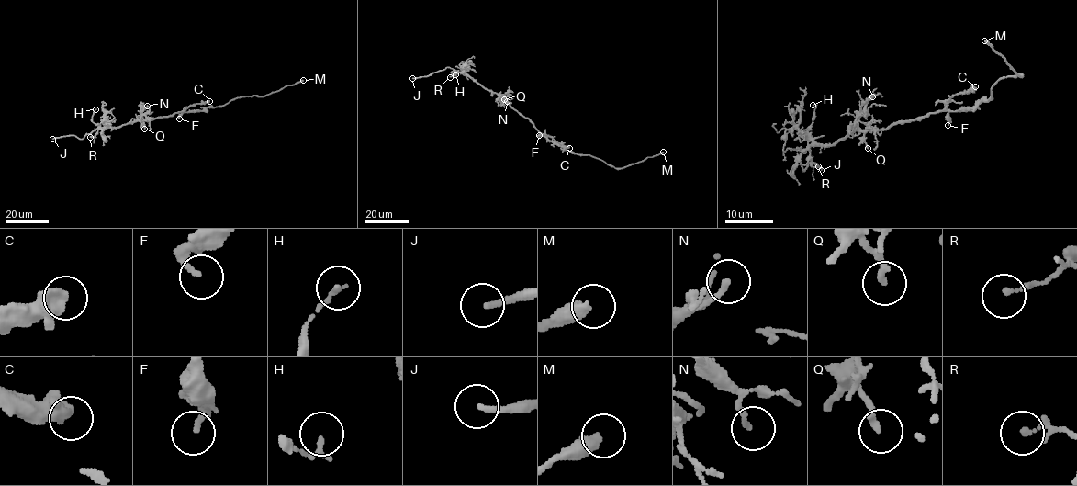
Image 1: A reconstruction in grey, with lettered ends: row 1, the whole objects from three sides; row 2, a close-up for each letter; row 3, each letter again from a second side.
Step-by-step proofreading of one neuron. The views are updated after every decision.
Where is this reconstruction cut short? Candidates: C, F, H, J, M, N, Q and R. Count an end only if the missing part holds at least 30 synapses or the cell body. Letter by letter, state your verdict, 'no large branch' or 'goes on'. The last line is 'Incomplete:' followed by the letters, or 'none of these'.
C: no large branch
F: no large branch
H: no large branch
J: goes on
M: goes on
N: no large branch
Q: no large branch
R: no large branch
Incomplete: J, M

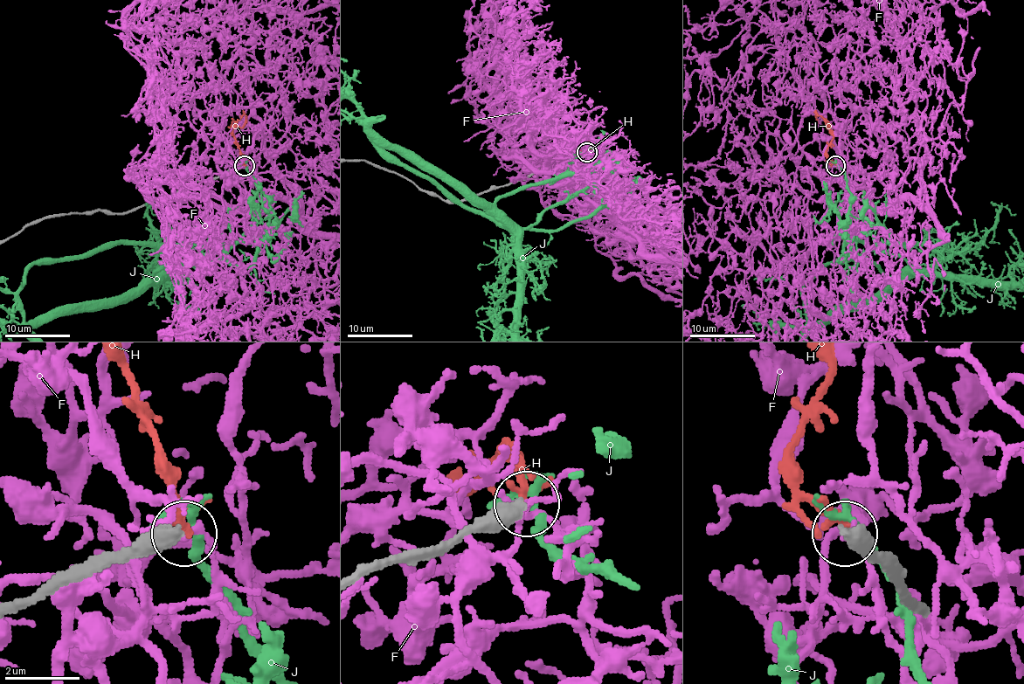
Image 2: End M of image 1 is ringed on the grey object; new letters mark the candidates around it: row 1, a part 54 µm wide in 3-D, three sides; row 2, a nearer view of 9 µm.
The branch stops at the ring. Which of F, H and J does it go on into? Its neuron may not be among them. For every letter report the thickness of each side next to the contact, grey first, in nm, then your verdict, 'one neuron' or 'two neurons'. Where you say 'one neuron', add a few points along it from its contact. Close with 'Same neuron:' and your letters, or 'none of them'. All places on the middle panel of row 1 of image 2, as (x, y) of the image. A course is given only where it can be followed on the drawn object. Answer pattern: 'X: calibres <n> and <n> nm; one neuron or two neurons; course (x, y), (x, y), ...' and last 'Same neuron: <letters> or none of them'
F: calibres 480 and 170 nm; two neurons
H: calibres 480 and 160 nm; two neurons
J: calibres 550 and 160 nm; two neurons
Same neuron: none of them

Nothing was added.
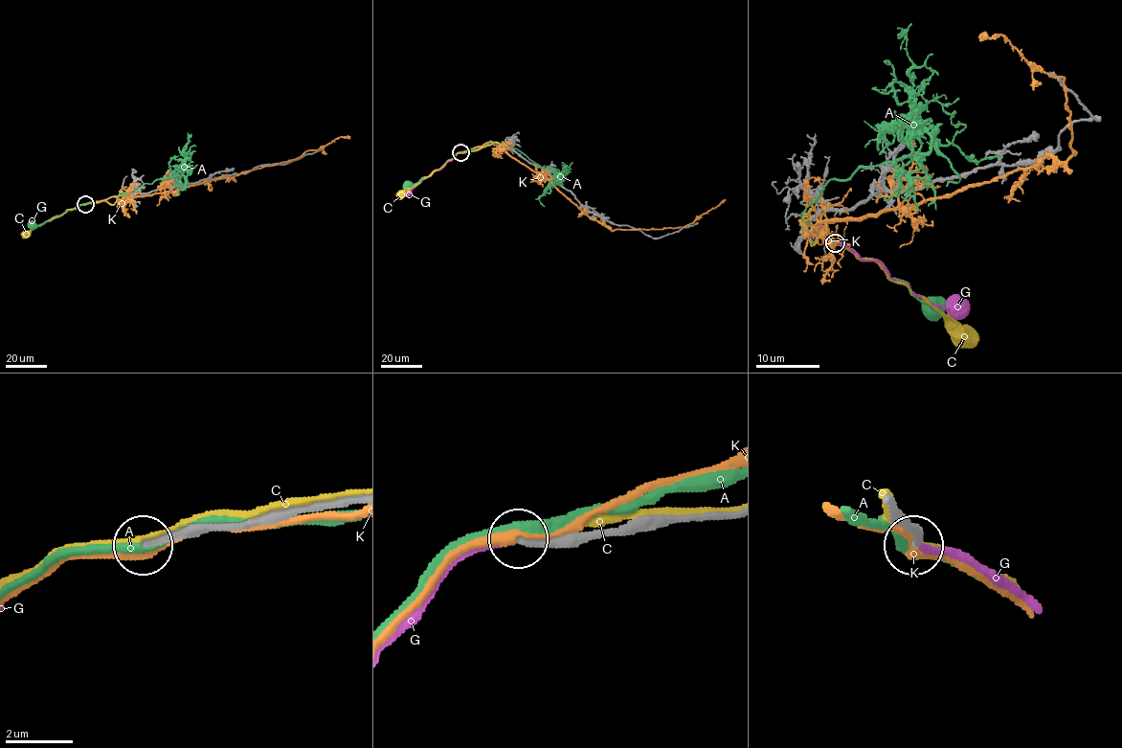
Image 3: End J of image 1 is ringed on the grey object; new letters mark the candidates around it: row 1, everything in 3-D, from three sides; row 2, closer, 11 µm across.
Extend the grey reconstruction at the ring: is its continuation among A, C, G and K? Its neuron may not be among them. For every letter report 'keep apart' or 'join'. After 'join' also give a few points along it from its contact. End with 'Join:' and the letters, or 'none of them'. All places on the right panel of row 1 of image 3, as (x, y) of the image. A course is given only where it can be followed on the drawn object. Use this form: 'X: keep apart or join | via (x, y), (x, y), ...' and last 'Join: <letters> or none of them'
A: keep apart
C: keep apart
G: join | via (835, 242), (844, 244), (863, 260), (878, 260), (892, 279), (905, 282), (925, 301), (946, 309), (956, 306)
K: keep apart
Join: G

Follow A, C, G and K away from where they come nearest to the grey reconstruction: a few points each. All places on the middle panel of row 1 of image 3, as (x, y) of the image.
A: (462, 152), (458, 152), (428, 176), (407, 185)
C: (462, 152), (458, 152), (439, 169), (400, 193)
G: (460, 152), (407, 192)
K: (462, 152), (491, 141), (549, 180), (583, 211), (611, 230), (682, 227), (725, 199)

